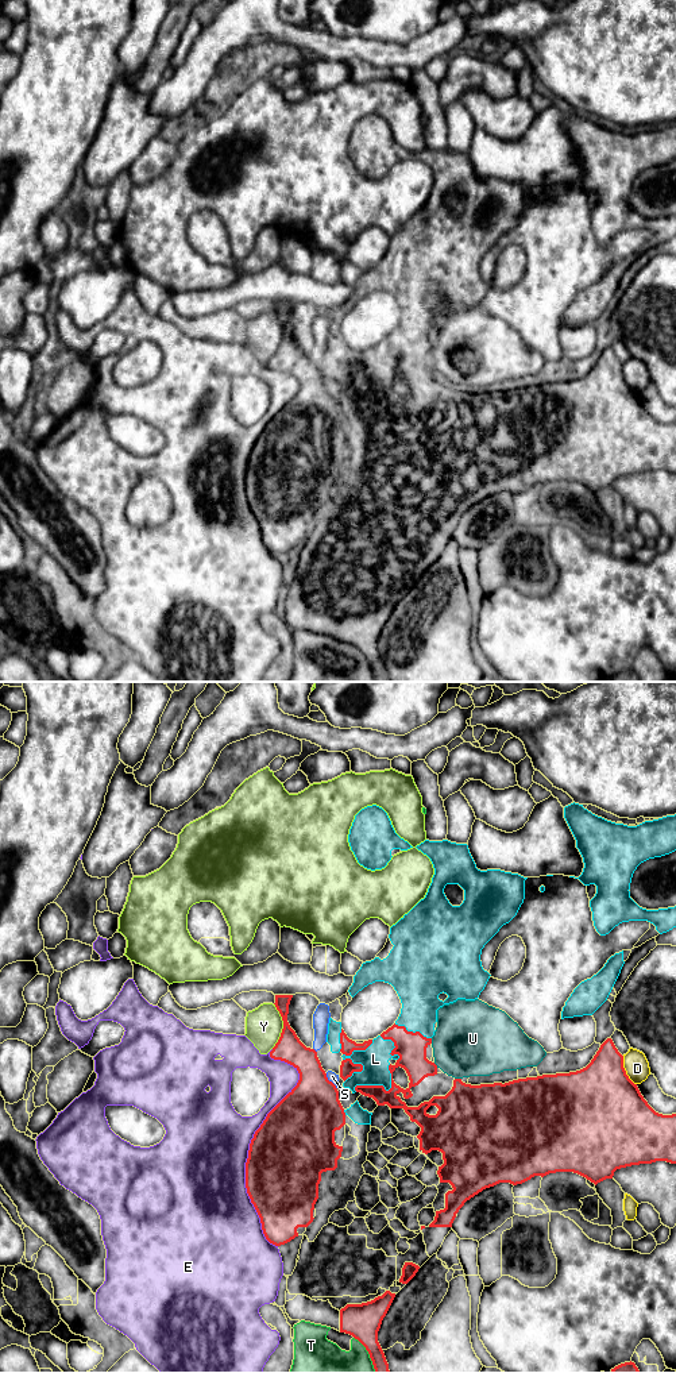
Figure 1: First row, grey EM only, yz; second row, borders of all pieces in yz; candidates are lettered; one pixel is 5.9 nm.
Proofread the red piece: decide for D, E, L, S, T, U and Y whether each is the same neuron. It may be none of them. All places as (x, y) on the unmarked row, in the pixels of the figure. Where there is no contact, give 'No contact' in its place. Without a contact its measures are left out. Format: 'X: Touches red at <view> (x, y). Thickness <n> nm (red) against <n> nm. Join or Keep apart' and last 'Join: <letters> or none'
D: Touches red at yz (625, 380). Thickness 460 nm (red) against 140 nm. Keep apart
E: Touches red at yz (250, 452). Thickness 460 nm (red) against 480 nm. Keep apart
L: Touches red at yz (351, 370). Thickness 90 nm (red) against 160 nm. Join
S: Touches red at yz (331, 390). Thickness 360 nm (red) against 60 nm. Keep apart
T: Touches red at yz (369, 662). Thickness 220 nm (red) against 300 nm. Keep apart
U: Touches red at yz (458, 388). Thickness 400 nm (red) against 440 nm. Keep apart
Y: Touches red at yz (284, 335). Thickness 160 nm (red) against 220 nm. Keep apart
Join: L

